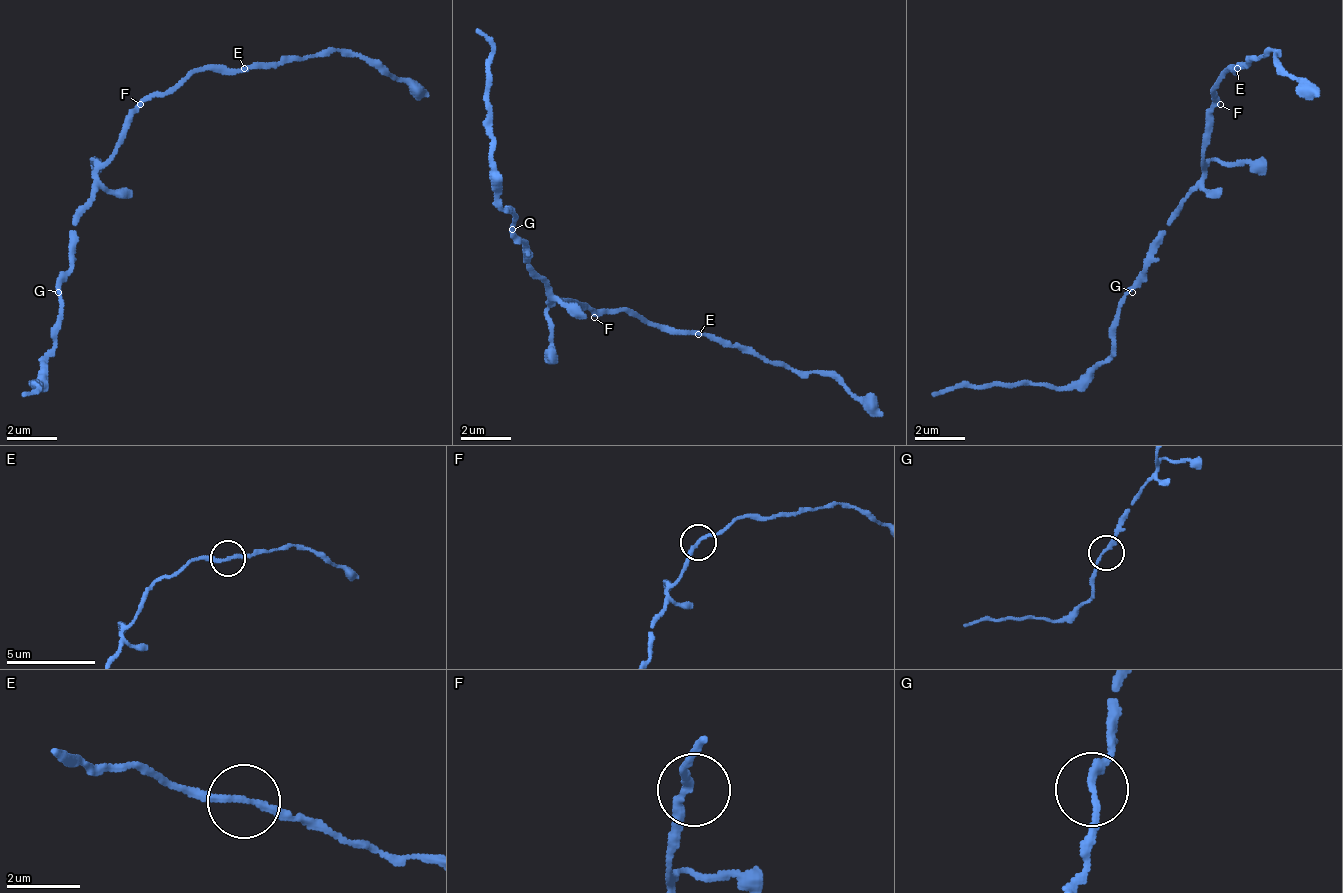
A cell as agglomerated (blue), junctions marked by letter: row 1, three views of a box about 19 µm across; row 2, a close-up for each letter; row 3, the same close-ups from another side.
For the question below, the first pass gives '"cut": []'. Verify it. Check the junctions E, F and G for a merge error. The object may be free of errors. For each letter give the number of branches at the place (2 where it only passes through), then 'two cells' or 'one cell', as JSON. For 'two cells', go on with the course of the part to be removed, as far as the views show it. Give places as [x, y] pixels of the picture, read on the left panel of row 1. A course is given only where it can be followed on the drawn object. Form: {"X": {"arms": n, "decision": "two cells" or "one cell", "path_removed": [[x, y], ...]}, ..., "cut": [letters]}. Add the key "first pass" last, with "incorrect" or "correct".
{"E": {"arms": 2, "decision": "one cell"}, "F": {"arms": 2, "decision": "one cell"}, "G": {"arms": 2, "decision": "one cell"}, "cut": [], "first pass": "correct"}

